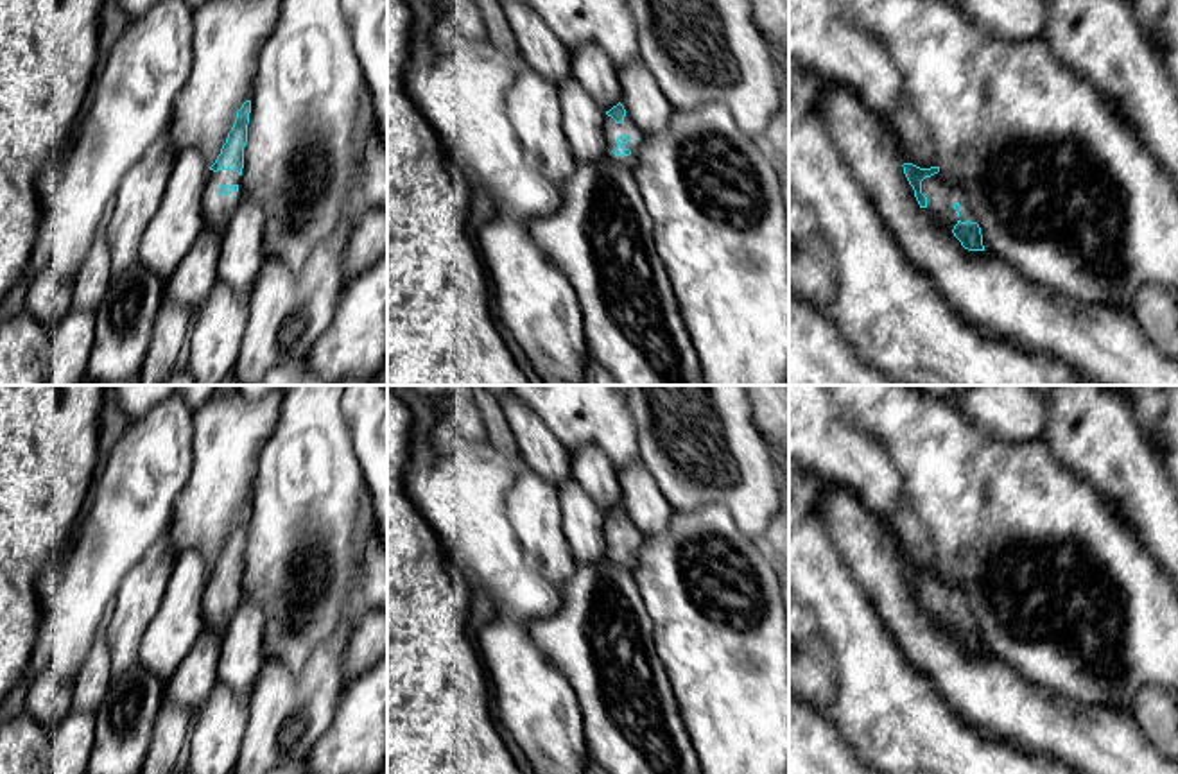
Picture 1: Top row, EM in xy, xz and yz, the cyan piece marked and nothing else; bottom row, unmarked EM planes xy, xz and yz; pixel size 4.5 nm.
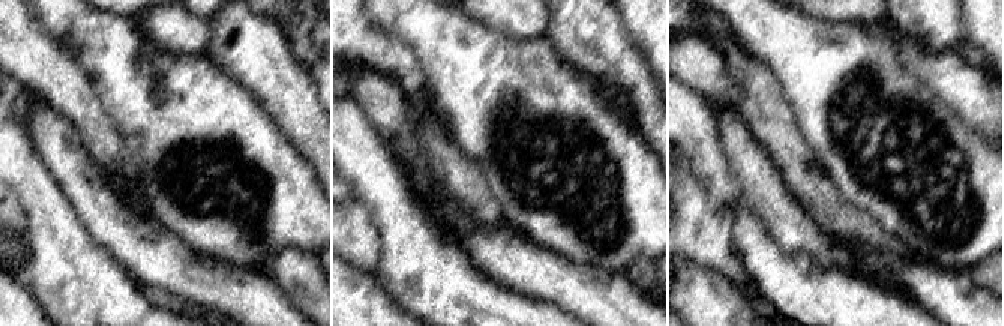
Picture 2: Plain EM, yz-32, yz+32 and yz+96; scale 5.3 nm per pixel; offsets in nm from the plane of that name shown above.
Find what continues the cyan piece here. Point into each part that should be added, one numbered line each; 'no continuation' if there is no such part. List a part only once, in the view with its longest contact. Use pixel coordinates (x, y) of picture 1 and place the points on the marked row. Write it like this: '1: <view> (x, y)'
1: xz (612, 131)

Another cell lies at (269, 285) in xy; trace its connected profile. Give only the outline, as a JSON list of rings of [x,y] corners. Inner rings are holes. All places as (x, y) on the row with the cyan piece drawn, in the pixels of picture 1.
[[[362,99],[355,143],[362,158],[355,168],[342,217],[335,231],[307,258],[299,272],[267,256],[247,303],[247,328],[233,376],[242,385],[258,385],[271,367],[307,358],[314,342],[333,321],[337,303],[350,281],[344,249],[362,210],[364,154],[375,143],[371,100]]]

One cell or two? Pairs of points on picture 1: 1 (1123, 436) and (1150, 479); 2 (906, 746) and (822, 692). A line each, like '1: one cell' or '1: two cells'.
1: one cell
2: two cells

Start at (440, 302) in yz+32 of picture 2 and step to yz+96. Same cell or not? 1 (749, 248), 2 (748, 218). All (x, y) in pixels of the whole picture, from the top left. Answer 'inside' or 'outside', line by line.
1: inside
2: inside

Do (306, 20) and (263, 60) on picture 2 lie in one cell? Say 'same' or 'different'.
different

